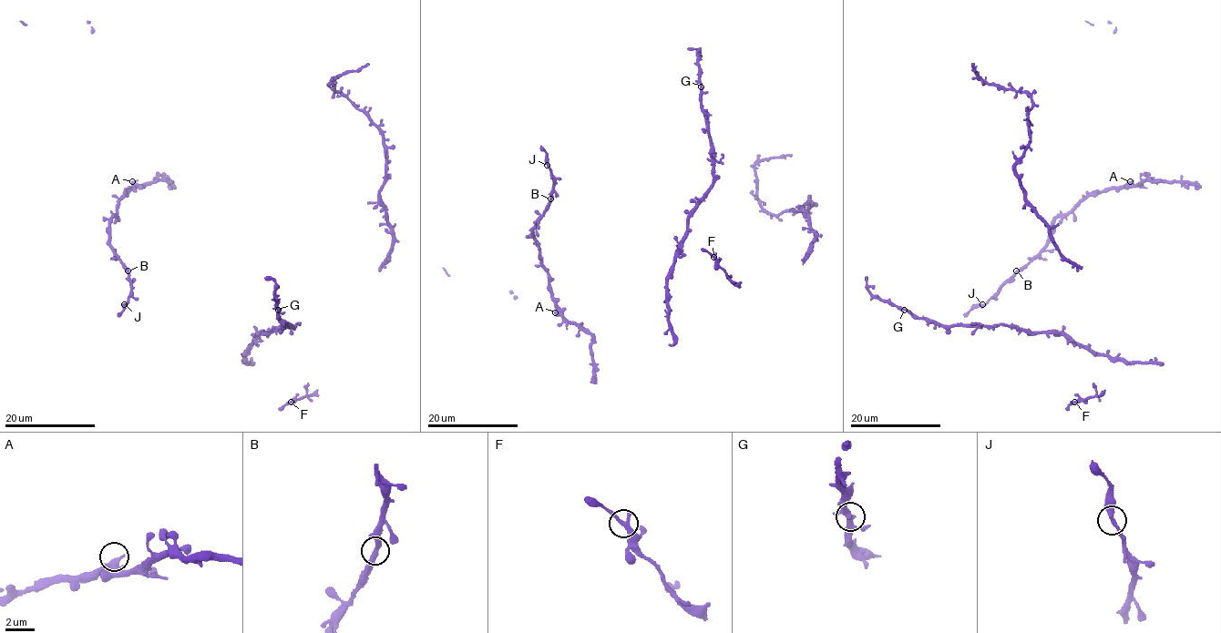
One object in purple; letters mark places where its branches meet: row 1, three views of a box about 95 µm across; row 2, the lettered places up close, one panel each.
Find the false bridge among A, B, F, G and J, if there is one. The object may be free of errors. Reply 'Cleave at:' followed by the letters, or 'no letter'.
Cleave at: no letter

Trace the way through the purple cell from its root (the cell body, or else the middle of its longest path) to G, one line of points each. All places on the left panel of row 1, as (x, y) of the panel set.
G: (253, 335), (290, 326), (285, 326), (279, 319), (279, 309)

